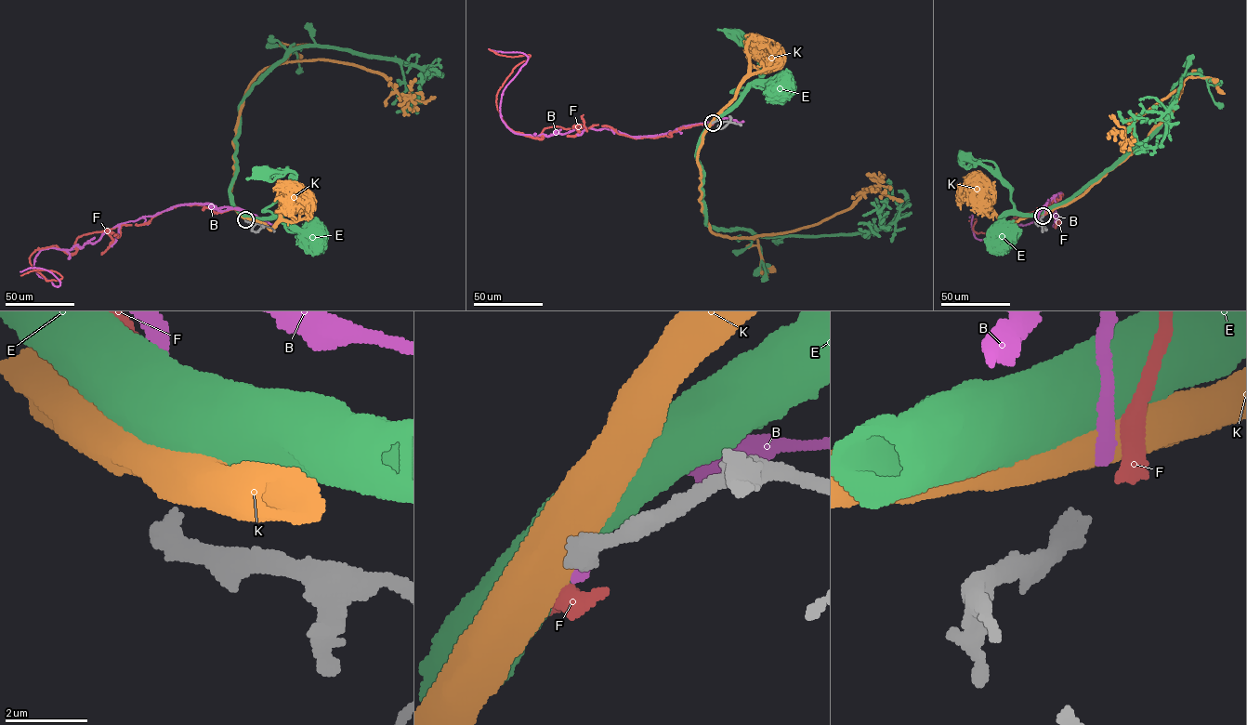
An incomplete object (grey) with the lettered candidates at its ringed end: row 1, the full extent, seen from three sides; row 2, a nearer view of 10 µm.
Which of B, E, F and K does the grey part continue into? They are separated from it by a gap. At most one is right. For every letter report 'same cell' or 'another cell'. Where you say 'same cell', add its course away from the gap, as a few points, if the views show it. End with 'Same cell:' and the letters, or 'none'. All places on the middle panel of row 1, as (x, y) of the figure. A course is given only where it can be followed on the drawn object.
B: same cell; it runs (713, 123), (657, 137), (584, 127), (549, 136), (514, 133), (501, 118), (501, 95), (528, 57), (488, 48)
E: another cell
F: another cell
K: another cell
Same cell: B

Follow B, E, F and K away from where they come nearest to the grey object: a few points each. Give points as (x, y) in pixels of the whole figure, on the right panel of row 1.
B: (1043, 214), (1046, 202), (1061, 192), (1051, 200), (1056, 217), (1049, 212), (981, 240), (975, 236), (969, 217)
E: (1043, 213), (1026, 215), (1018, 212), (1011, 200), (1010, 187), (989, 168), (964, 157)
F: (1044, 215), (1062, 192), (1048, 202), (1058, 223), (1055, 211), (1040, 209), (984, 233), (968, 220)
K: (1043, 214), (1080, 197), (1144, 141), (1173, 109), (1181, 88), (1129, 126), (1125, 138), (1135, 139)

